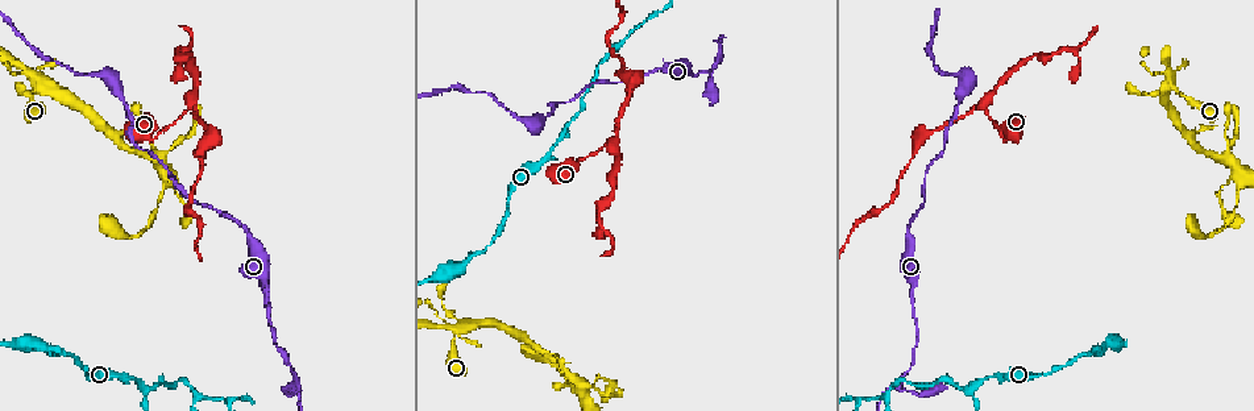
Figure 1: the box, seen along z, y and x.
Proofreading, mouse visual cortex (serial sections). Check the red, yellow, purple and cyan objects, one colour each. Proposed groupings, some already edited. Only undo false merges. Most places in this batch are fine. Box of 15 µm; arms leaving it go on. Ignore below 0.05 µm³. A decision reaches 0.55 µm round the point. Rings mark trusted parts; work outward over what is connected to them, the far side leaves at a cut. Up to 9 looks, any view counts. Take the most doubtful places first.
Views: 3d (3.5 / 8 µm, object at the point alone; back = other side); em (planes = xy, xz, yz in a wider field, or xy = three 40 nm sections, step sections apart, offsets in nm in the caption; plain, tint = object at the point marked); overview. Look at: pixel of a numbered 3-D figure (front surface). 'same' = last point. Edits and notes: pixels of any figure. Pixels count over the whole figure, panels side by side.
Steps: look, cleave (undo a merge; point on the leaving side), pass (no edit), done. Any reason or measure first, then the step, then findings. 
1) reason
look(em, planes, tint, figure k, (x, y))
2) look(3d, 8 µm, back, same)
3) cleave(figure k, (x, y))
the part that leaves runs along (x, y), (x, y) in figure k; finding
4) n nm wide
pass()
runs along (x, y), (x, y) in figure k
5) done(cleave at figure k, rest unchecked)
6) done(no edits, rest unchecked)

two arms in line, one across
look(3d, 3.5 µm, figure 1, (224, 400))

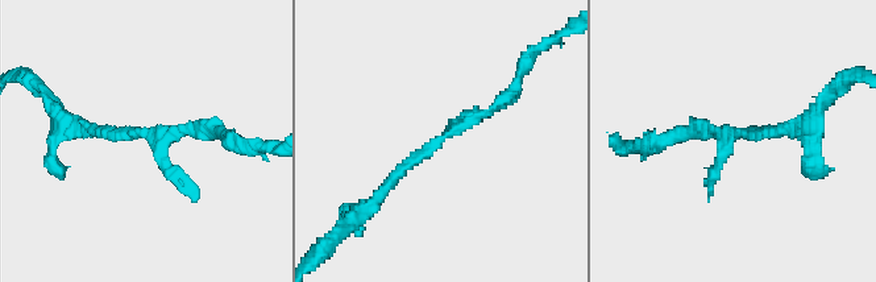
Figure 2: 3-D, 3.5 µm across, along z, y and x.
3 arms; arms of 150, 150, 150 nm; shape alone is not enough
look(em, xy, step 3, tint, figure 2, (441, 136))

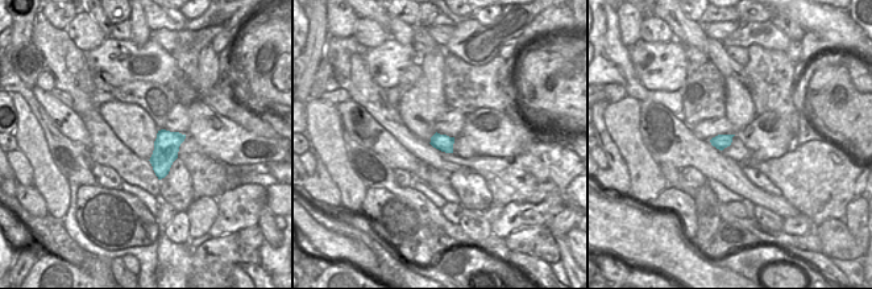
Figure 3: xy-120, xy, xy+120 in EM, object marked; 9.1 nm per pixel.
pass()
runs along (381, 194), (405, 164), (514, 90) in figure 2; all the same cell

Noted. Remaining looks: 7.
three-way junction
look(3d, 3.5 µm, back, figure 1, (983, 105))

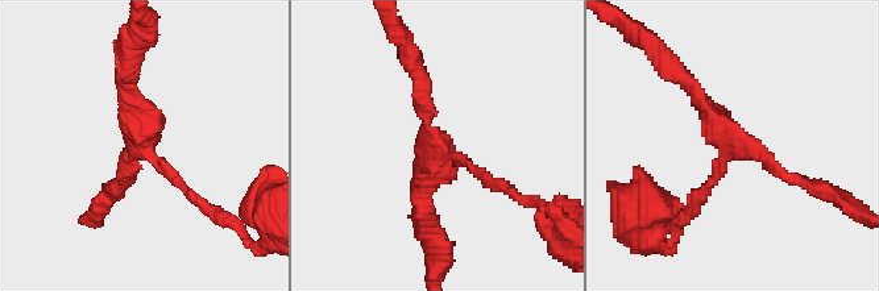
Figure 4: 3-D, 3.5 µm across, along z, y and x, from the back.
3 arms; arms of 150, 200, 200 nm
look(em, xy, step 1, tint, figure 4, (440, 152))

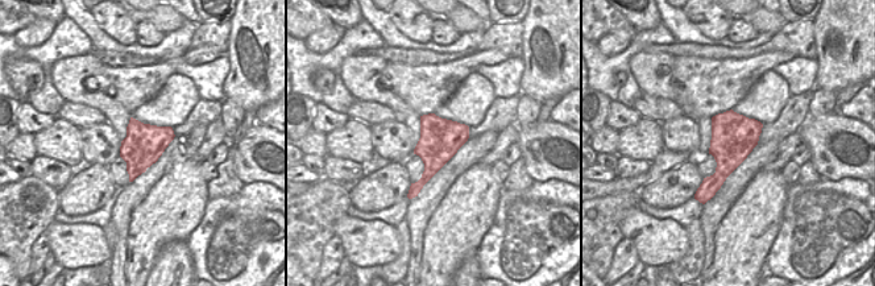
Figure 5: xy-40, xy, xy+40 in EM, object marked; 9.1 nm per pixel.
pass()
runs along (502, 186), (442, 153), (418, 84) in figure 4; one cell here

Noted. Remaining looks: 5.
a fork
look(3d, 3.5 µm, figure 1, (721, 58))

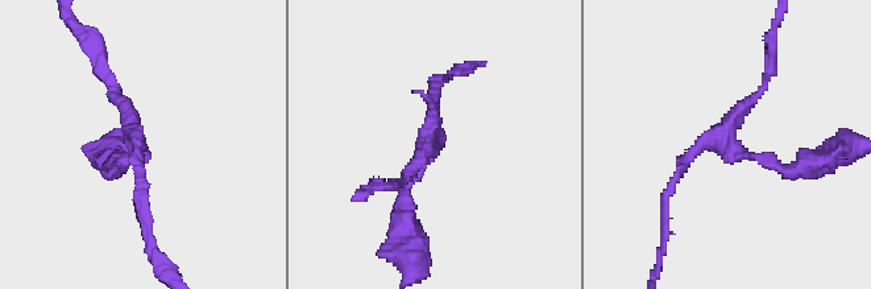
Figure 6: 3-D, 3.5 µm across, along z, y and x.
look(em, planes, tint, figure 6, (136, 133))

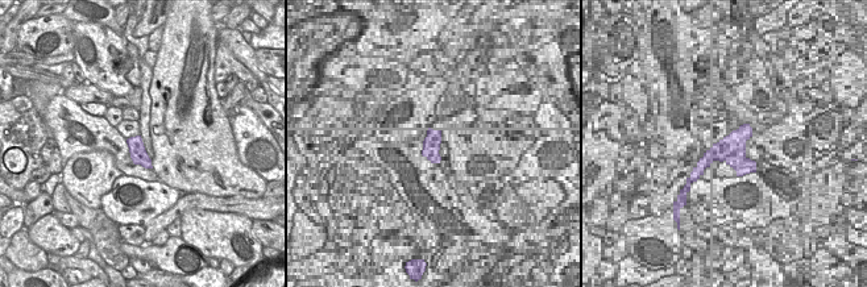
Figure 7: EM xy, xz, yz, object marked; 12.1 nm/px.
arms of 100, 100, 150 nm
pass()
runs along (770, 70), (722, 139), (787, 170) in figure 6; all the same cell

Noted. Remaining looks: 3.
thick turns thin
look(3d, 8 µm, figure 1, (205, 157))

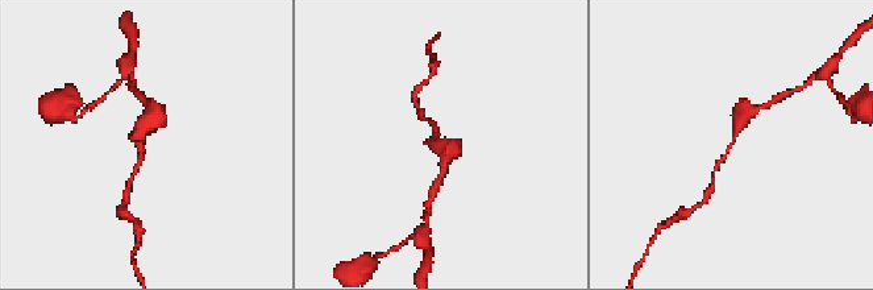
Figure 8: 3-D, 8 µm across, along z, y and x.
arms of 150, 400 nm
look(em, xy, step 1, tint, figure 8, (142, 143))

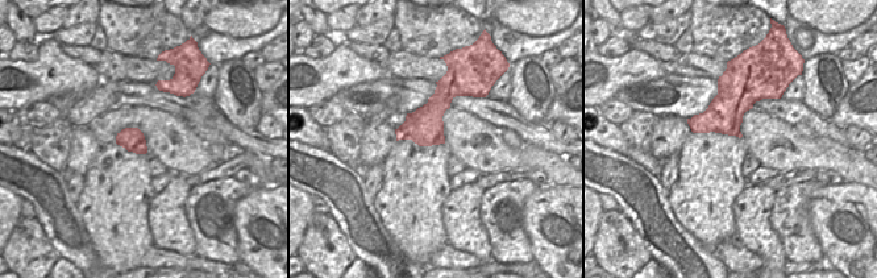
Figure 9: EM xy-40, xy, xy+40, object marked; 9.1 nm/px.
pass()
one cell here

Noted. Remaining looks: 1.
done(no edits, rest unchecked)

